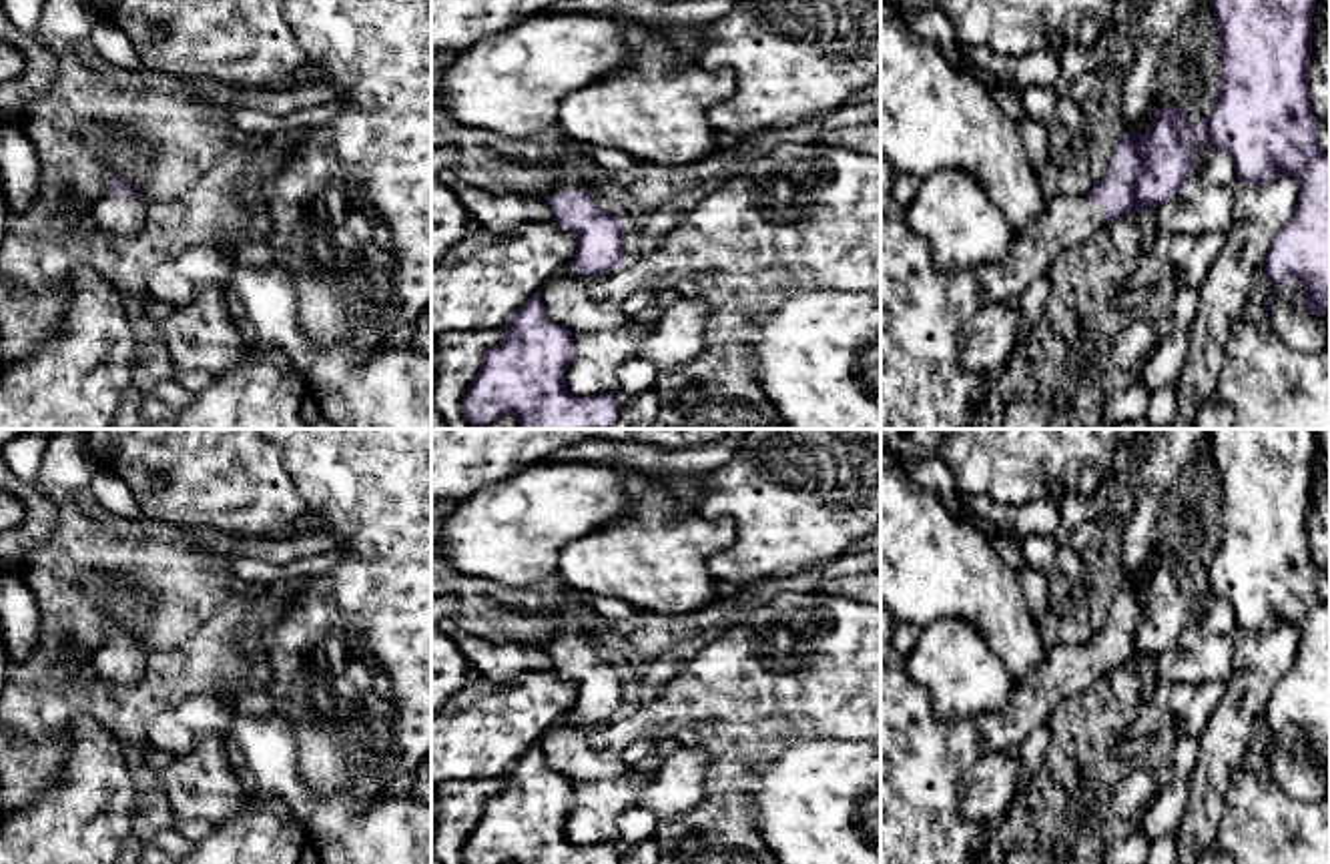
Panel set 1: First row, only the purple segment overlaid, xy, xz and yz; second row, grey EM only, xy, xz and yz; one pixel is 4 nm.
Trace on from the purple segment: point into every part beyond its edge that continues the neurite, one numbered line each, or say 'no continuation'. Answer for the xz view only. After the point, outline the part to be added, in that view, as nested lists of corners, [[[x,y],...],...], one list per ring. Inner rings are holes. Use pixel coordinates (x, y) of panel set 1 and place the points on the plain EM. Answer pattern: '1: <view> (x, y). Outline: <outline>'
1: xz (576, 620). Outline: [[[562,601],[556,607],[550,607],[548,611],[558,617],[558,625],[552,631],[548,645],[568,639],[596,643],[600,621],[592,611],[592,603]]]

